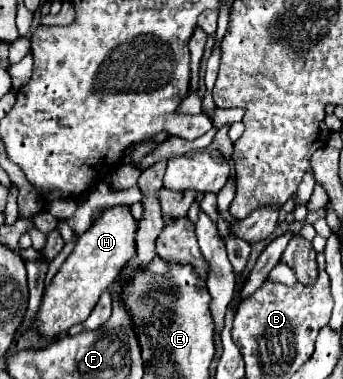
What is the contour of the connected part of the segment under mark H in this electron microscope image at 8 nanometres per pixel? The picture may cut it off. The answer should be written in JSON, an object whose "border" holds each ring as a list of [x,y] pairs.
{"border":[[[116,205],[102,211],[102,217],[84,231],[74,245],[74,251],[62,263],[52,283],[46,287],[36,327],[44,335],[60,335],[72,325],[82,323],[98,303],[100,295],[110,289],[122,269],[134,259],[134,237],[138,231],[138,219],[132,217],[128,205]]]}

